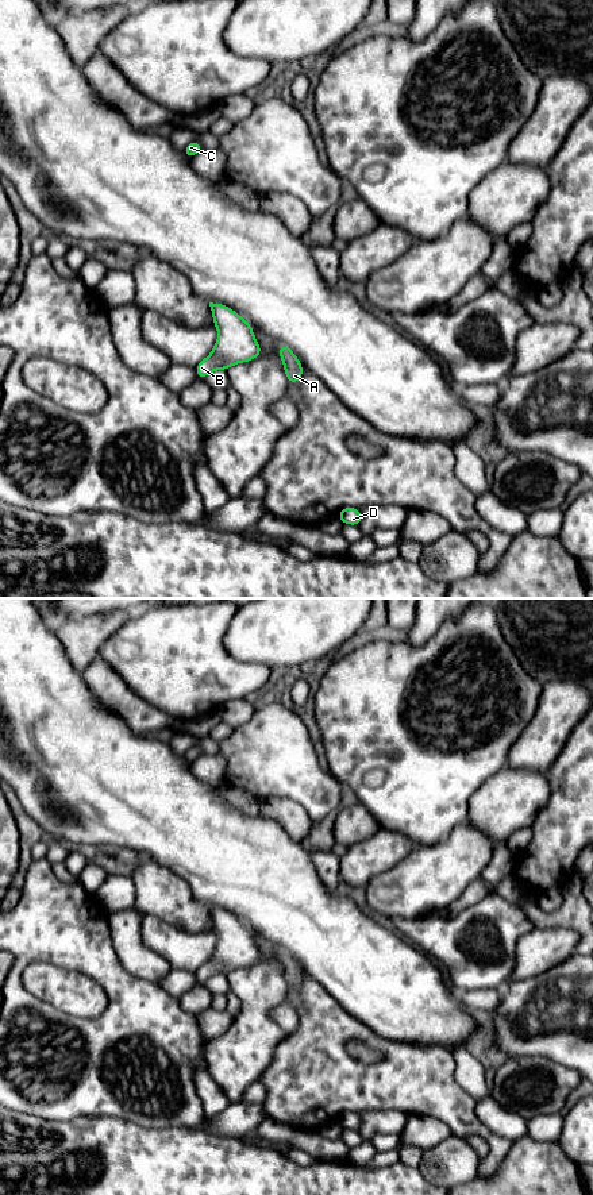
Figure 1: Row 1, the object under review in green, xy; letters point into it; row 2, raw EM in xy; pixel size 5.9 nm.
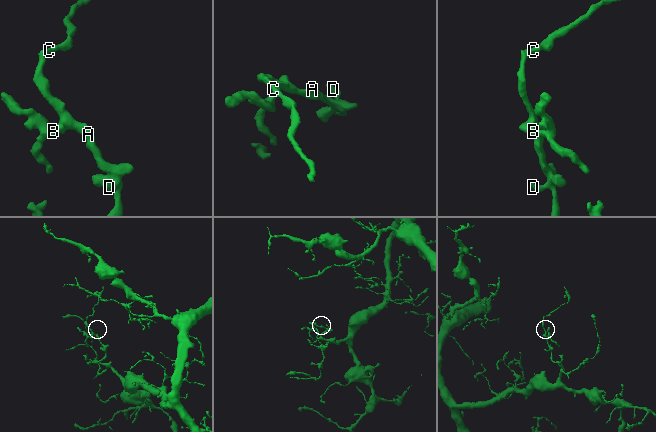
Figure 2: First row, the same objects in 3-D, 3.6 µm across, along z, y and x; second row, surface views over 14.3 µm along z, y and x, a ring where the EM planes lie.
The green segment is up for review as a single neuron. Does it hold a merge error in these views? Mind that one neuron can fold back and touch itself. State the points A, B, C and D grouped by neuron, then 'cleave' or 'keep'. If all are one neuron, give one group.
A B C D | keep

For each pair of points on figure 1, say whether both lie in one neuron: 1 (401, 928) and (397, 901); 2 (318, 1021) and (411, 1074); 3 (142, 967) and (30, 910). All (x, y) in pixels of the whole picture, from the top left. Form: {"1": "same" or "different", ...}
{"1": "different", "2": "same", "3": "different"}

